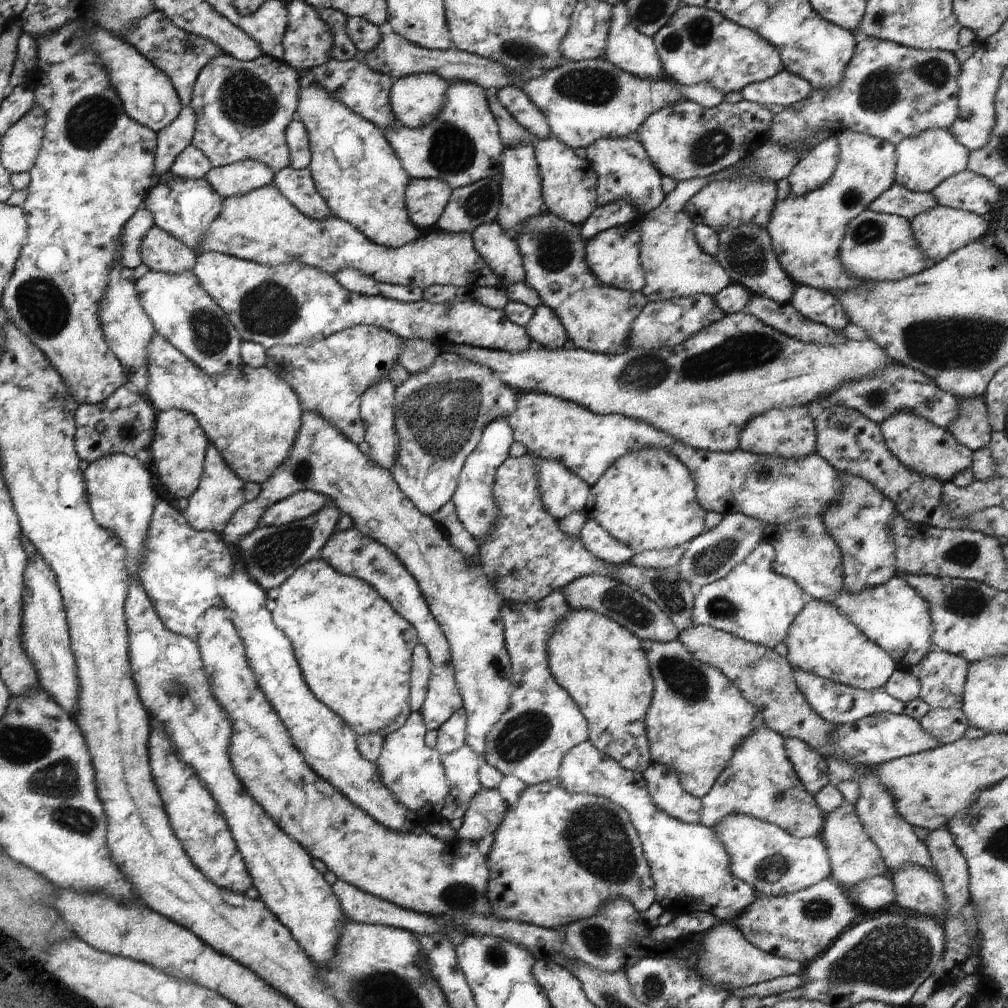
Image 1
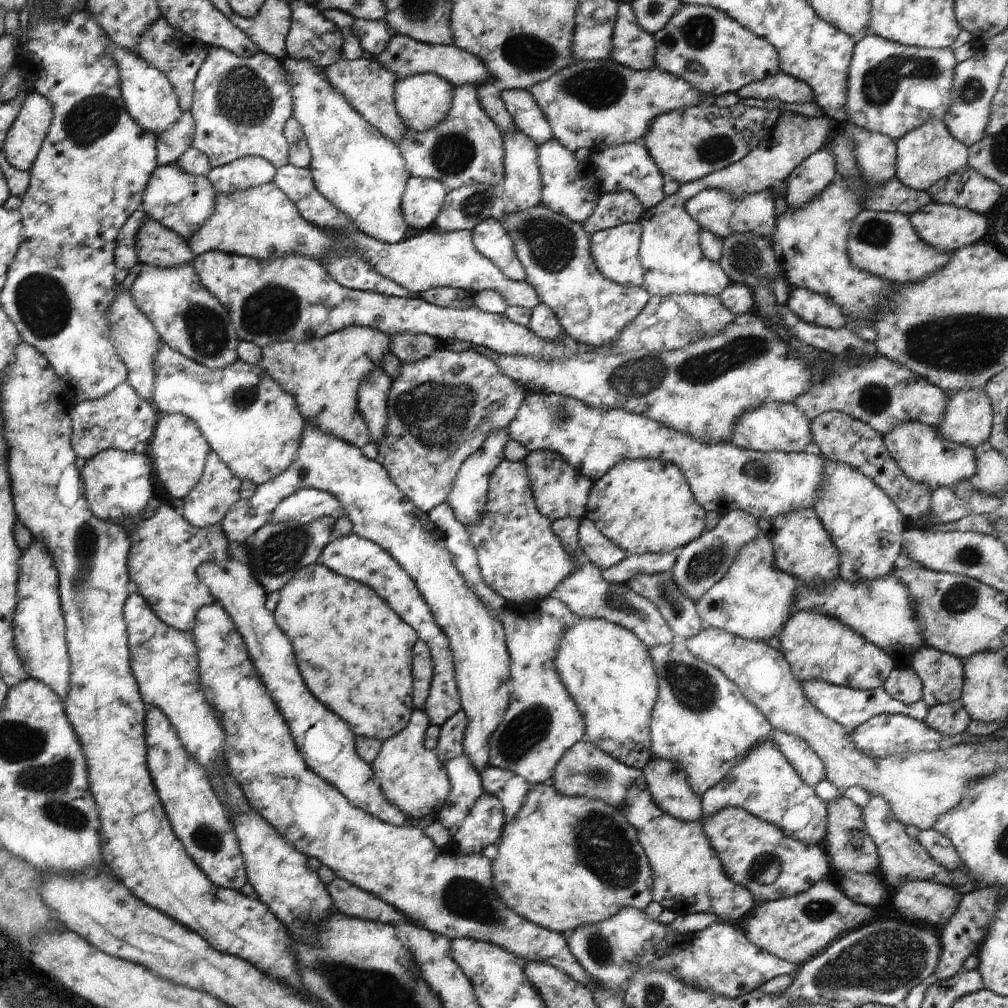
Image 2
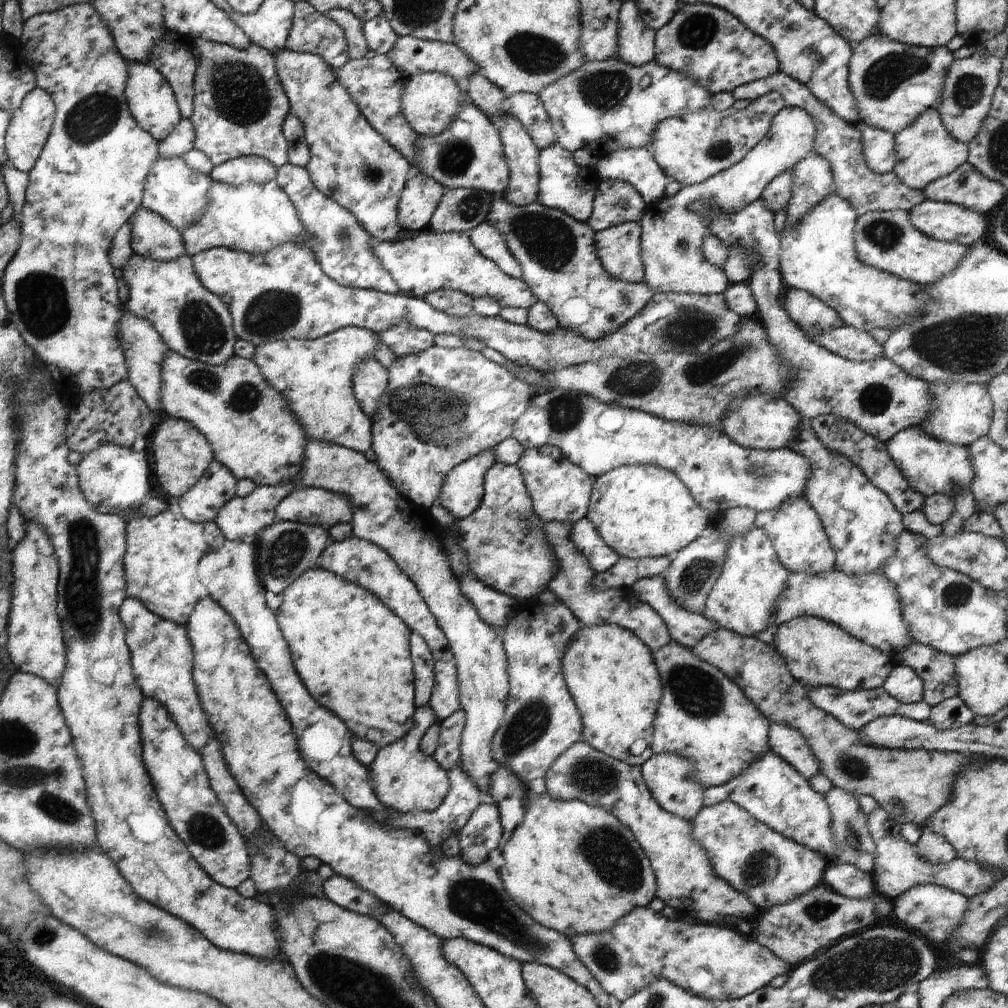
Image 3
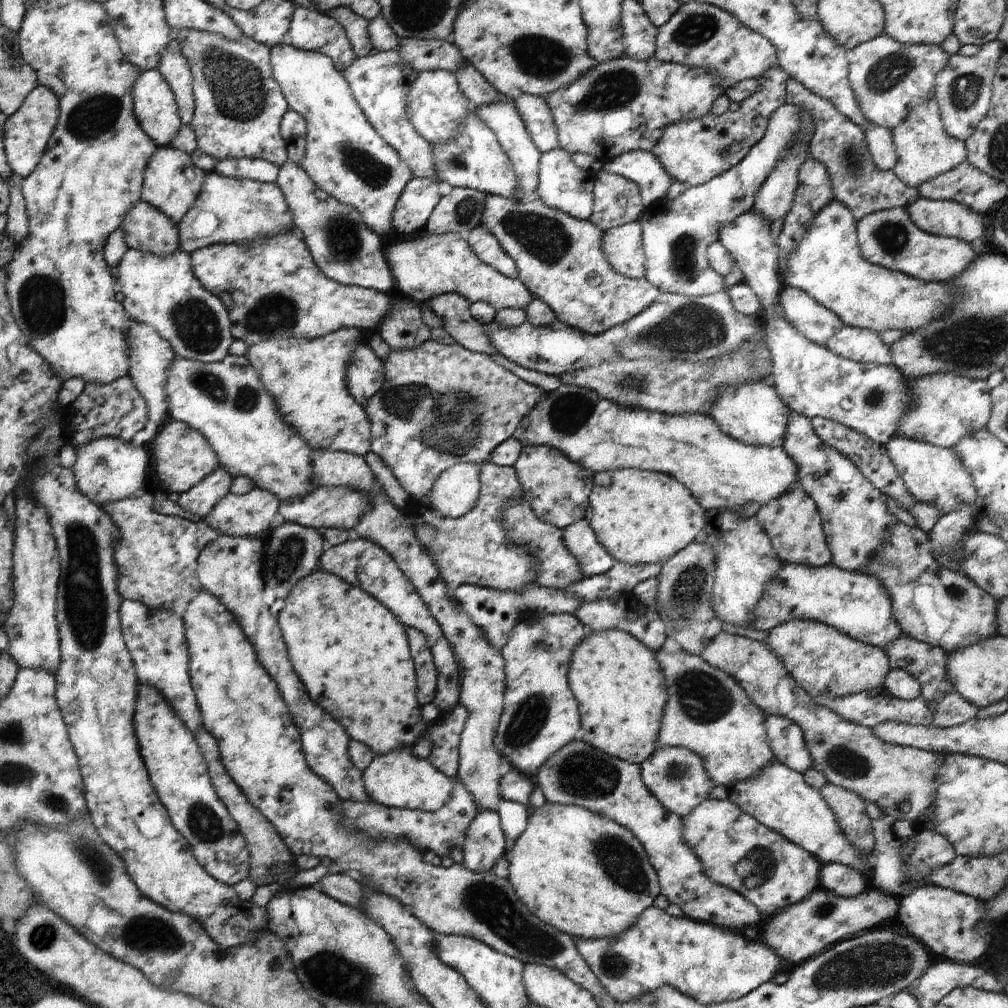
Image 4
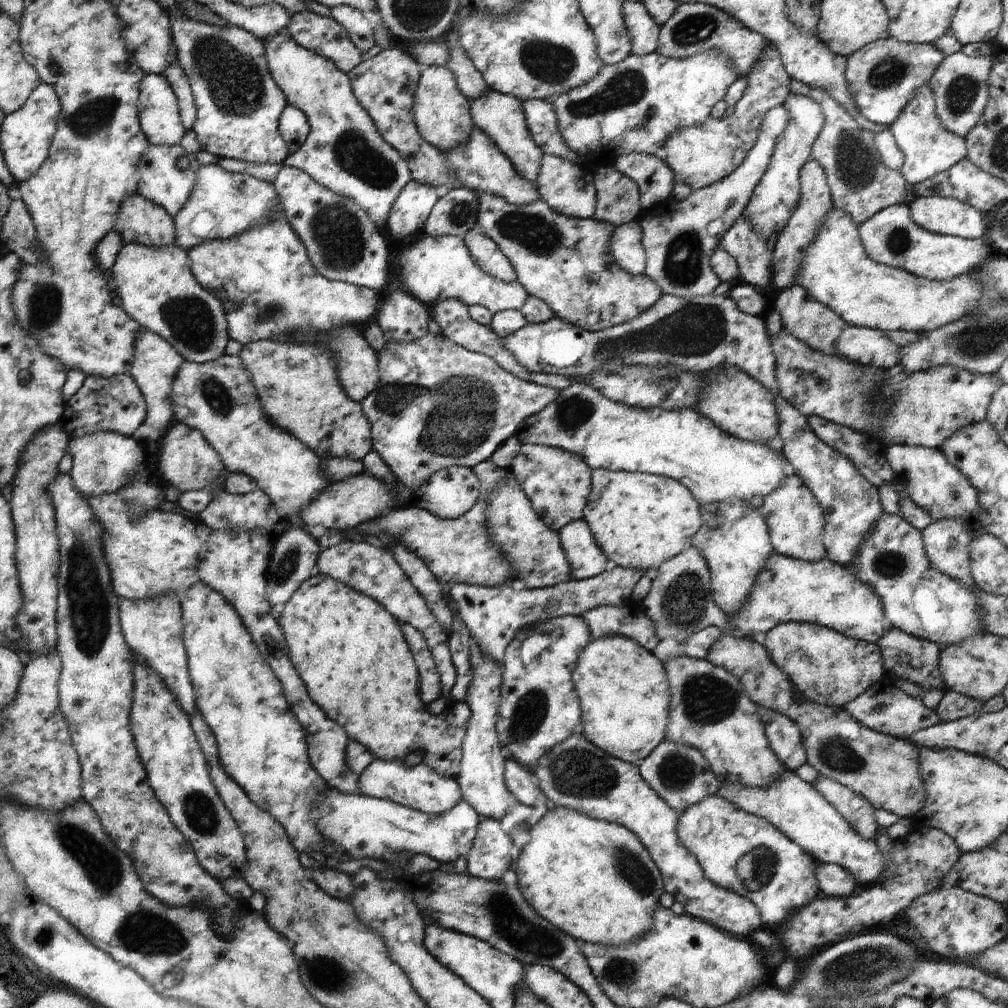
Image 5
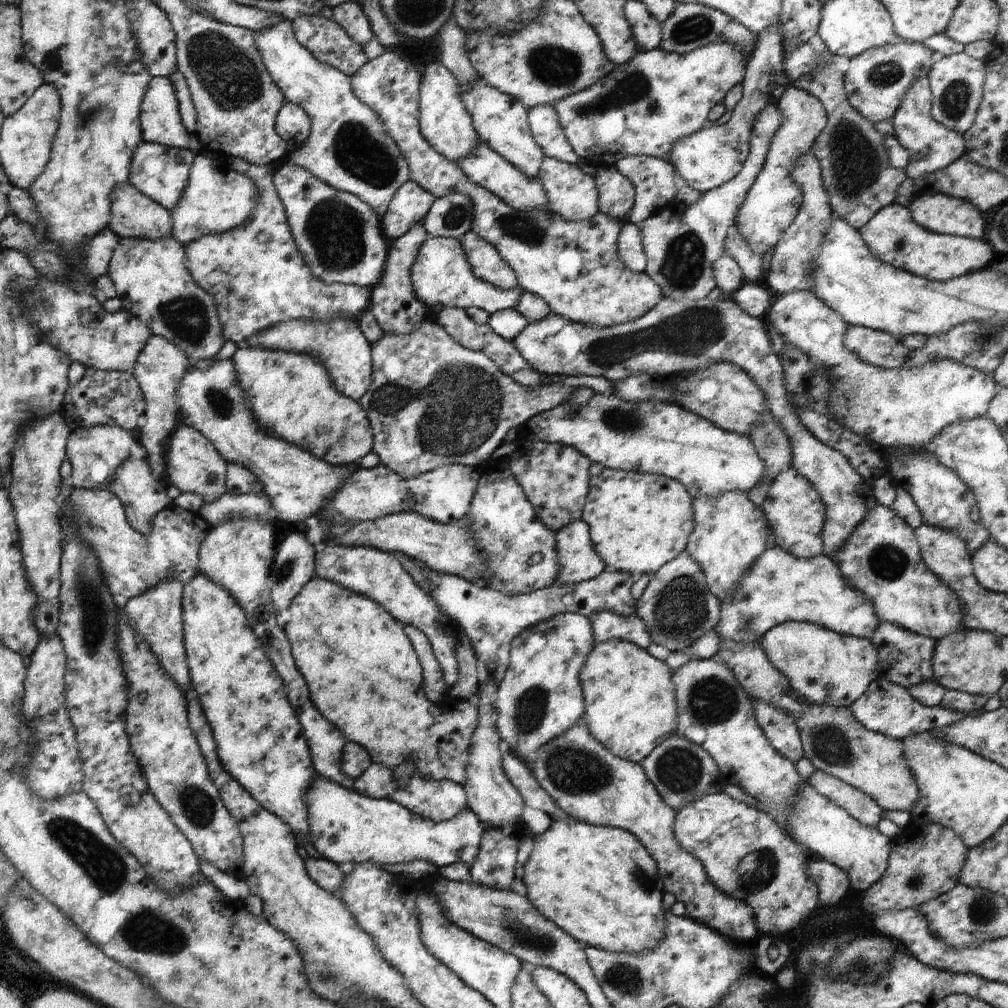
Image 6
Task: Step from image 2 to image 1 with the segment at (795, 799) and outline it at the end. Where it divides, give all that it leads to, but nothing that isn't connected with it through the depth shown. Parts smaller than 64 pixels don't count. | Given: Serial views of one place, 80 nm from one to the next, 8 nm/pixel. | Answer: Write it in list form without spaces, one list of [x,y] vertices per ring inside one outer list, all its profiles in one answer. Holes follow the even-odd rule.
[[[761,726],[736,745],[728,765],[719,773],[709,792],[700,798],[703,826],[711,828],[726,814],[739,813],[774,824],[798,839],[820,838],[824,814],[797,778],[787,760],[783,741],[779,734]]]

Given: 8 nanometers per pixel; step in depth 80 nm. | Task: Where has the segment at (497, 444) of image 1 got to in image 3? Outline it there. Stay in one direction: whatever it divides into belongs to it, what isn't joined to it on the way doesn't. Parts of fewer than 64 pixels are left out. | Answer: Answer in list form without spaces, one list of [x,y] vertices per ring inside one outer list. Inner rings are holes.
[[[495,447],[487,448],[447,472],[441,484],[438,506],[443,506],[454,520],[463,520],[479,508],[485,472],[495,464]]]

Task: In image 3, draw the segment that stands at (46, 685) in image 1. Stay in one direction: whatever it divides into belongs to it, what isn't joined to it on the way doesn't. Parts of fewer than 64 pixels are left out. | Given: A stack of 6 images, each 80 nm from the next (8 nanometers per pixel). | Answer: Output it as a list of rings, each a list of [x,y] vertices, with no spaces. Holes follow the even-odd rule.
[[[31,520],[24,524],[23,538],[11,547],[11,606],[4,647],[15,670],[37,675],[56,688],[66,665],[59,617],[55,612],[58,568],[45,532]]]

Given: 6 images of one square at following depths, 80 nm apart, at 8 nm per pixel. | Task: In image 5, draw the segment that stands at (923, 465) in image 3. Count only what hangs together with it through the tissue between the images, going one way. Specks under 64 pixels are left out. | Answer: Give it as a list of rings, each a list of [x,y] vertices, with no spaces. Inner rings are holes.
[[[889,445],[885,449],[885,458],[893,471],[898,487],[906,492],[913,504],[922,508],[931,517],[932,522],[941,519],[958,519],[965,524],[970,540],[985,534],[978,519],[979,505],[976,490],[953,465],[950,465],[943,453],[934,448],[909,445]]]

